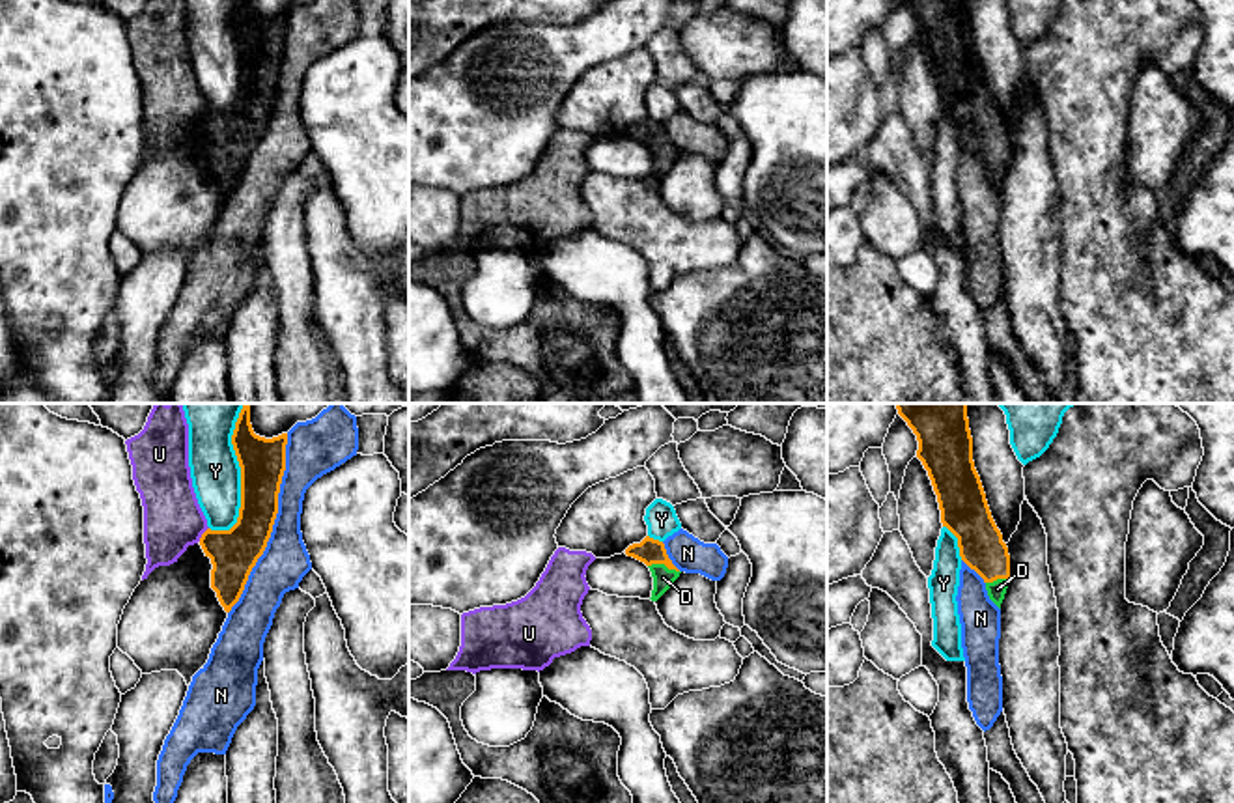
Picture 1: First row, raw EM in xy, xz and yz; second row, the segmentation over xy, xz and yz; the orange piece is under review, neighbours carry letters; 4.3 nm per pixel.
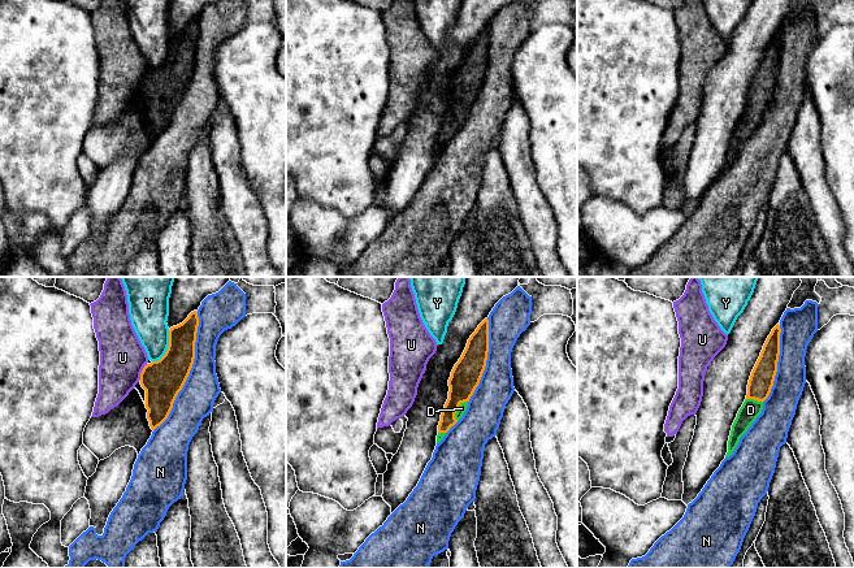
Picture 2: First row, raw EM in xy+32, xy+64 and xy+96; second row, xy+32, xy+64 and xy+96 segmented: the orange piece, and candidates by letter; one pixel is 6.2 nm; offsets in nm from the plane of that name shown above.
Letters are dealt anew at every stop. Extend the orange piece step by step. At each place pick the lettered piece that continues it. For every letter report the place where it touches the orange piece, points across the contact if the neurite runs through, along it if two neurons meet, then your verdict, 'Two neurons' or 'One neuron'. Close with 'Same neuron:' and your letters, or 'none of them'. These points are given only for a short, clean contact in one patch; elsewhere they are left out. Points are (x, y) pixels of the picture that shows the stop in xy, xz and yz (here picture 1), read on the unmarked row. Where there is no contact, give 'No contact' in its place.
D: Touches orange at xz (663, 144). Path across: xz (650, 133), (663, 144), (663, 159). One neuron
N: Touches orange at xy (273, 105). Two neurons
U: Touches orange at xy (202, 116). Two neurons
Y: Touches orange at xy (241, 64). Two neurons
Same neuron: D

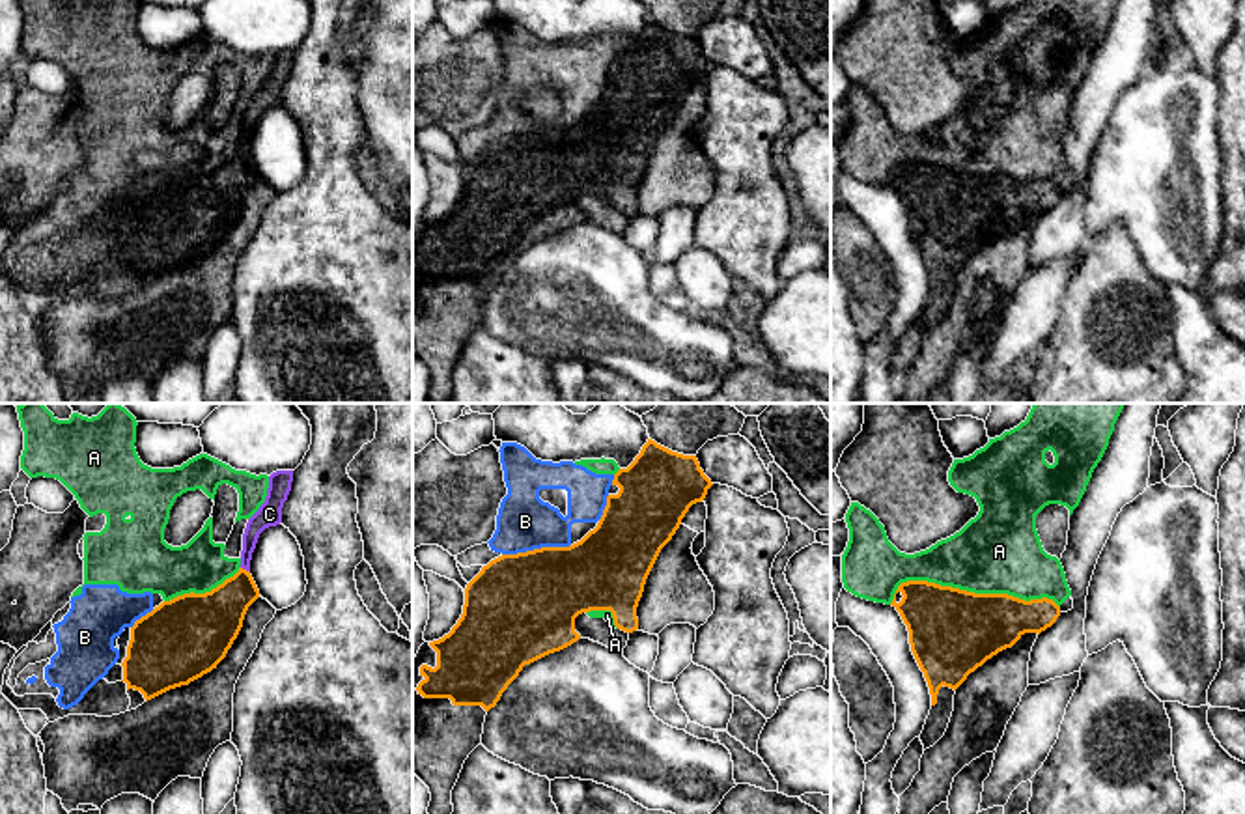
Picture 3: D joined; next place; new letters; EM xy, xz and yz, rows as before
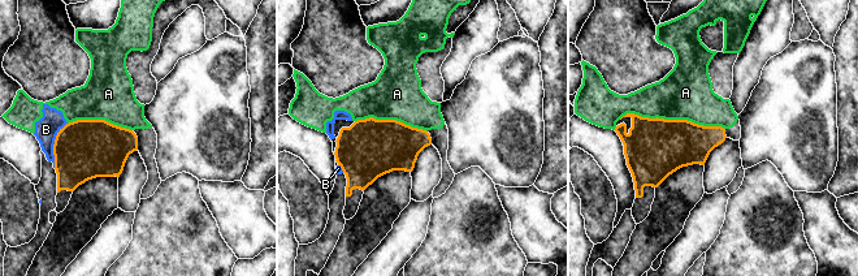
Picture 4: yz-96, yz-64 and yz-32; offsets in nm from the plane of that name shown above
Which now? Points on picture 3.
A: Touches orange at yz (971, 174). Two neurons
B: Touches orange at xz (536, 131). Two neurons
C: Touches orange at xy (245, 152). Path across: xy (213, 200), (241, 170), (245, 152), (251, 114), (265, 98). One neuron
Same neuron: C

